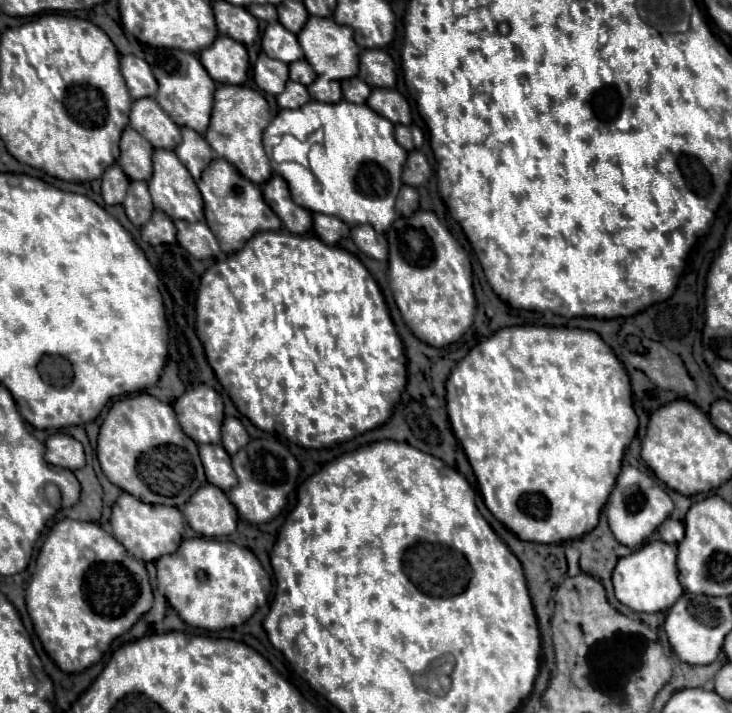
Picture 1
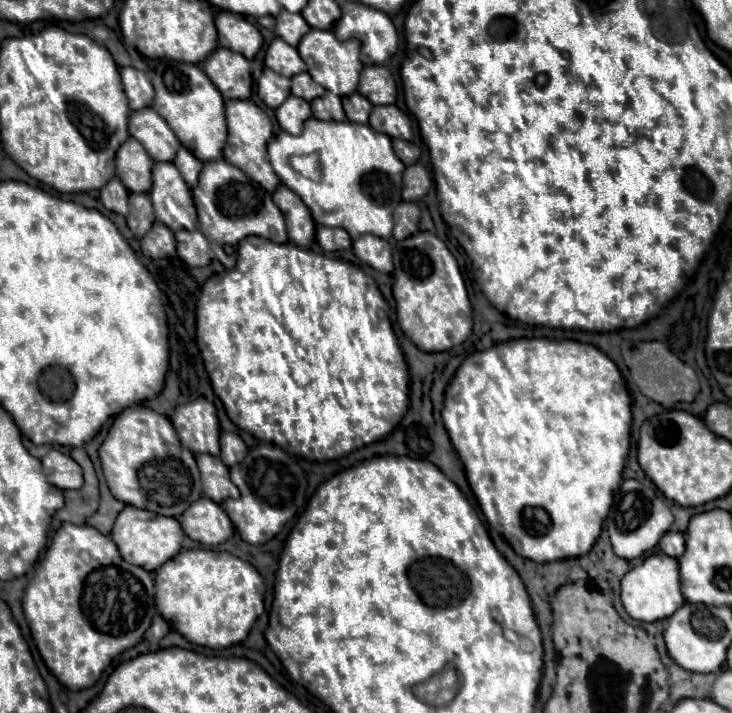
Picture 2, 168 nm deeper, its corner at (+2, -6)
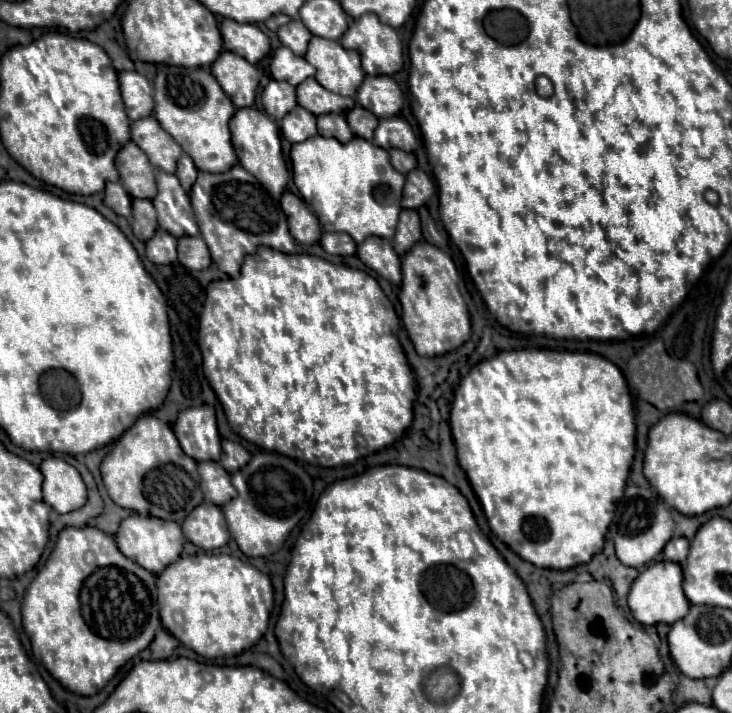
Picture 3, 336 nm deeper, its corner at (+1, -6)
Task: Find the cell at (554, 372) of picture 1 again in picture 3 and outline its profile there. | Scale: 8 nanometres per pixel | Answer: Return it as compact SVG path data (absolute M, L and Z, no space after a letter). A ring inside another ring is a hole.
M544 348L504 350L504 352L498 352L490 360L482 360L480 364L476 364L468 372L468 376L460 382L458 390L454 392L454 402L450 410L450 430L452 430L452 438L458 452L458 462L462 470L466 472L478 500L482 502L482 508L486 512L492 532L502 542L506 542L520 558L532 562L534 566L538 564L538 568L566 570L566 568L574 568L578 564L590 562L590 558L602 550L606 530L612 522L616 502L624 494L630 464L636 451L635 406L633 404L628 384L620 368L612 364L608 358L600 354L588 354L588 352L558 352L558 350L544 350Z

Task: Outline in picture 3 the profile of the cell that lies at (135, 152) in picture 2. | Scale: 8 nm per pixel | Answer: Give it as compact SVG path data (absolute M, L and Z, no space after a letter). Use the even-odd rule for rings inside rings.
M132 140L118 152L116 168L120 172L120 184L132 198L152 200L156 196L154 166Z

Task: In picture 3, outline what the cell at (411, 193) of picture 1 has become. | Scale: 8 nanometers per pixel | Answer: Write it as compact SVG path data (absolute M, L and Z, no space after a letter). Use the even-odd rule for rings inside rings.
M401 210L399 220L392 238L392 245L399 256L403 256L420 240L421 225L416 210ZM410 214L410 216L408 216ZM414 218L414 220L412 220ZM416 226L416 228L414 228Z

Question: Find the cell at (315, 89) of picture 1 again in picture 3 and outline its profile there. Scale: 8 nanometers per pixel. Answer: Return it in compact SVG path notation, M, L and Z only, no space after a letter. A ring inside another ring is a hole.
M336 112L318 116L318 134L334 136L340 142L348 142L354 136L348 128L348 122L344 120L344 114L336 114Z

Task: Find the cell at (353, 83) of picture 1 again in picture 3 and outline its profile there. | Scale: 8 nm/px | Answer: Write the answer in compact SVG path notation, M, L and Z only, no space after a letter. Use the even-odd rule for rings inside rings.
M356 104L352 110L346 112L346 120L350 124L350 130L354 136L372 140L372 132L378 124L378 118L372 116L372 112L368 112L366 108L360 108L360 104Z

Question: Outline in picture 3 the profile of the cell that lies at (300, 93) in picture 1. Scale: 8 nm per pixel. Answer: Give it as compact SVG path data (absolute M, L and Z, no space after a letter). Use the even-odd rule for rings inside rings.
M296 106L292 112L288 112L288 116L284 116L280 128L288 142L302 142L310 136L316 136L316 116L312 116L312 112L306 108Z

